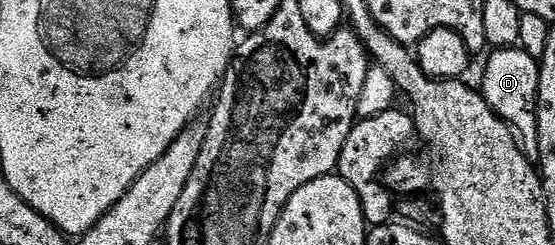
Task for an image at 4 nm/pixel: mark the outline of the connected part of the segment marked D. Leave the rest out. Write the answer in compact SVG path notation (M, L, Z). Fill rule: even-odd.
M503 46L489 51L490 59L482 70L480 93L491 106L510 125L510 131L518 139L518 147L524 156L534 160L538 157L538 67L539 59L528 56L518 46Z

